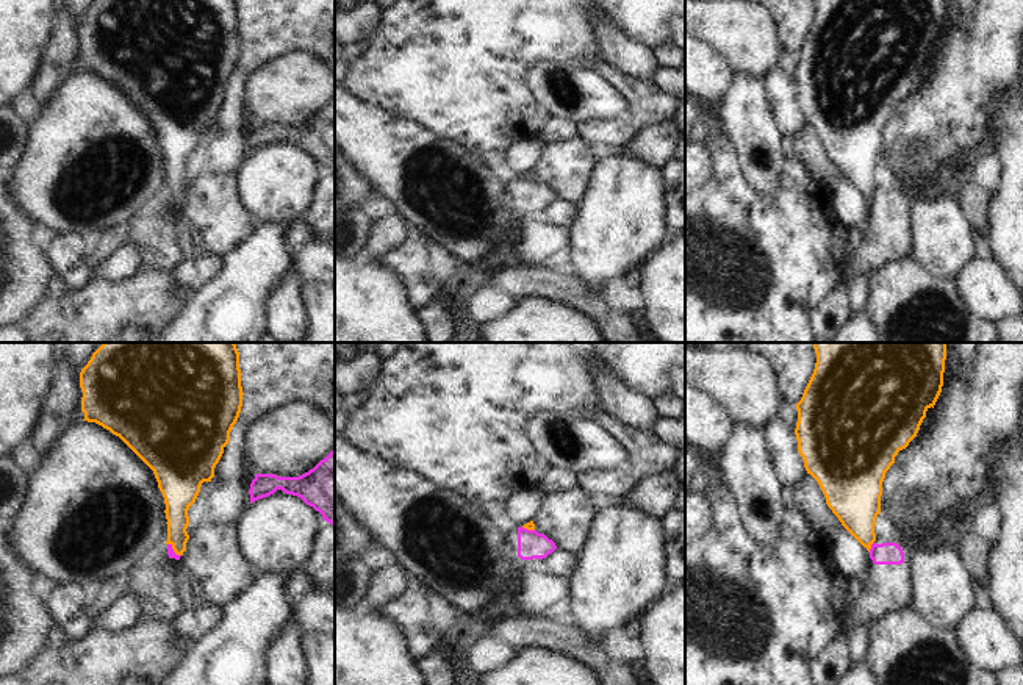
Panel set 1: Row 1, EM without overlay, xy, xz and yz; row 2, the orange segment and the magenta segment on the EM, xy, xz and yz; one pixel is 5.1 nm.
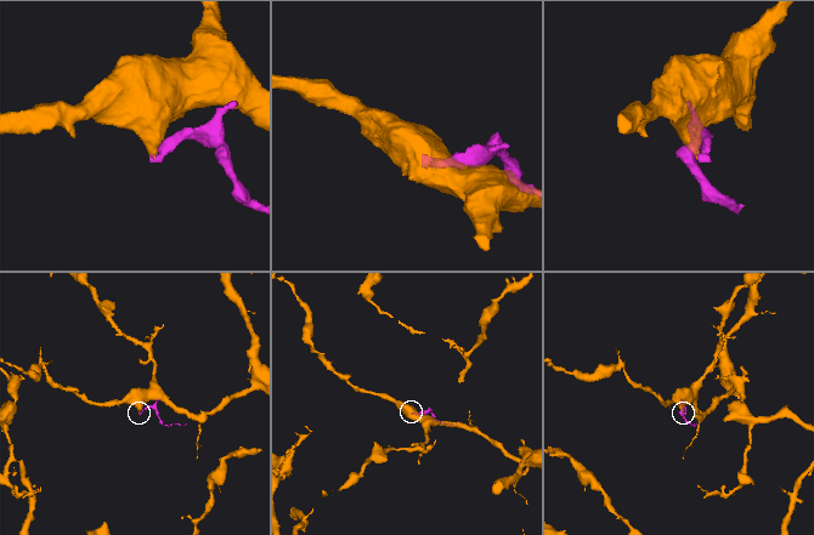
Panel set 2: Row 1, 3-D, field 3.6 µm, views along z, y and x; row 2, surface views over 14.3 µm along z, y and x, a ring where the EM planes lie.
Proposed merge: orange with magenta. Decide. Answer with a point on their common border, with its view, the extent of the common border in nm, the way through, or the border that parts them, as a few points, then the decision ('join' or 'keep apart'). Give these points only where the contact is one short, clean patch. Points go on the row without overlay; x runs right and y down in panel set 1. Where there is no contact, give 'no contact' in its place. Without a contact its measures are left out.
contact yz (870, 196); length 60 nm; border yz (873, 191), (868, 200); keep apart

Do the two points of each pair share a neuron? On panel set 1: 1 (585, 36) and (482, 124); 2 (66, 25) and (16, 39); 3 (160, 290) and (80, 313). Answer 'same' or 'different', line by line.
1: same
2: different
3: same

